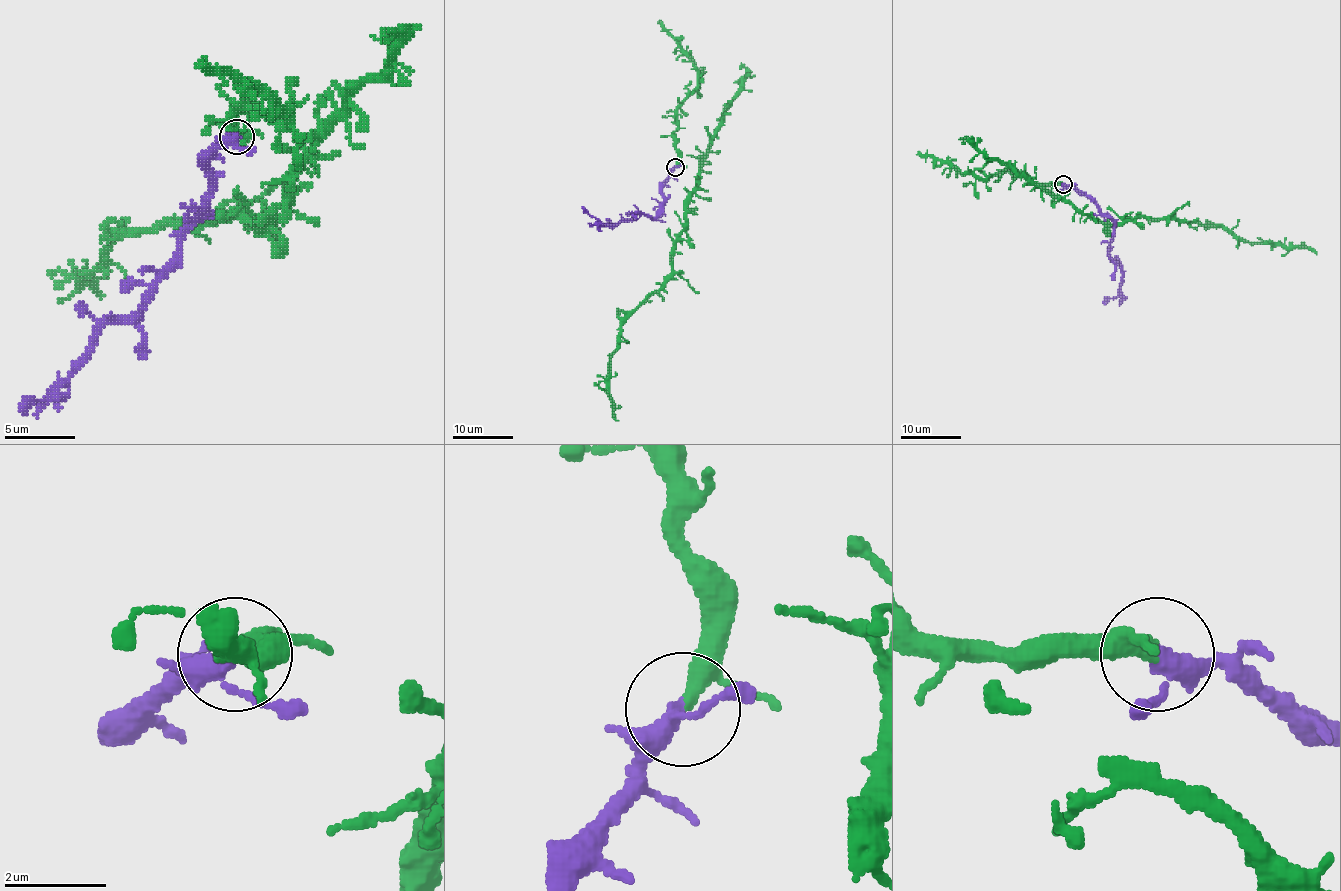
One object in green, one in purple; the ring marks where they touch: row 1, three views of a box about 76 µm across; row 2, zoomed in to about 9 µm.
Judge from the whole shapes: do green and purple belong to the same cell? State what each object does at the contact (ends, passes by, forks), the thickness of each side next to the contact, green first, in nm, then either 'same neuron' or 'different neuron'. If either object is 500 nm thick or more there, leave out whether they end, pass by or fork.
green passes by | purple passes by | 240/300 nm | same neuron

